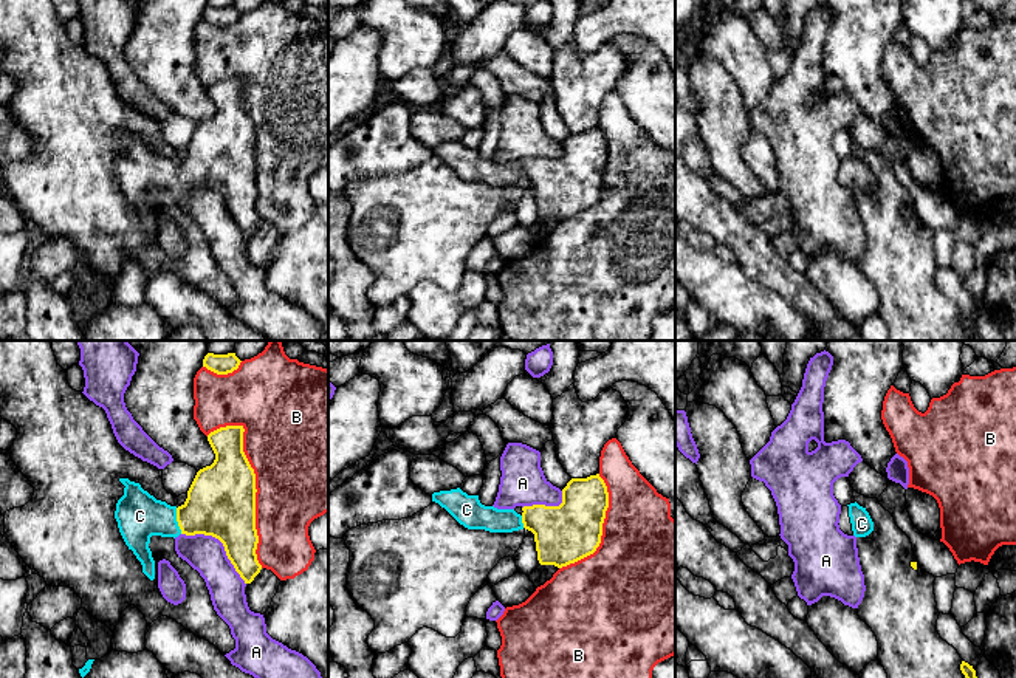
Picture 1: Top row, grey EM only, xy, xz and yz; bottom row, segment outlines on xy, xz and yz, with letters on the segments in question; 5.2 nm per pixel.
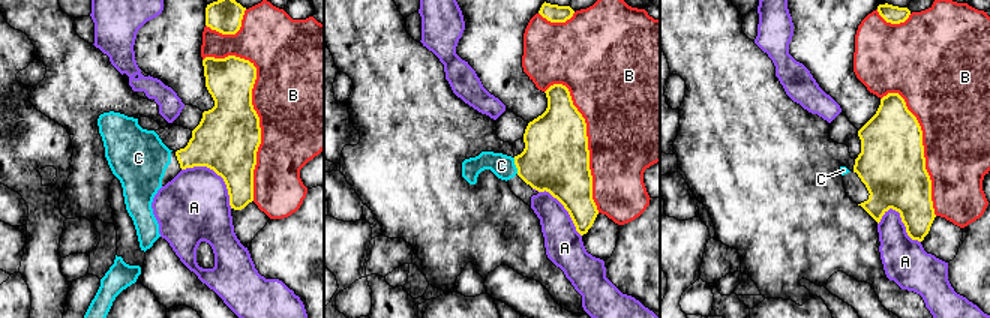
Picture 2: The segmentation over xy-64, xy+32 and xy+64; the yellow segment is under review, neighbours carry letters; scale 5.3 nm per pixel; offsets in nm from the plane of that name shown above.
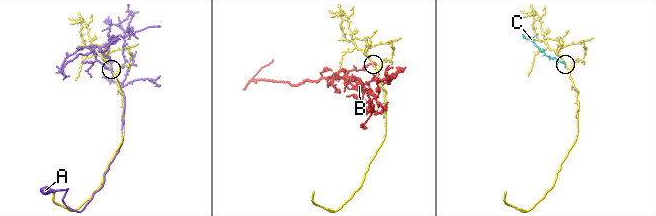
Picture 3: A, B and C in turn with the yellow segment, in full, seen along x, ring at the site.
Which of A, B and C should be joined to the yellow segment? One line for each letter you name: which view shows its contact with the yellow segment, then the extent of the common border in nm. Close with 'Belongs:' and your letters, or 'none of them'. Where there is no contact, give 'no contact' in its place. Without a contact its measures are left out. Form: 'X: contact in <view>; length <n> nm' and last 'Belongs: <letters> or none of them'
C: contact in xy; length 140 nm
Belongs: C

